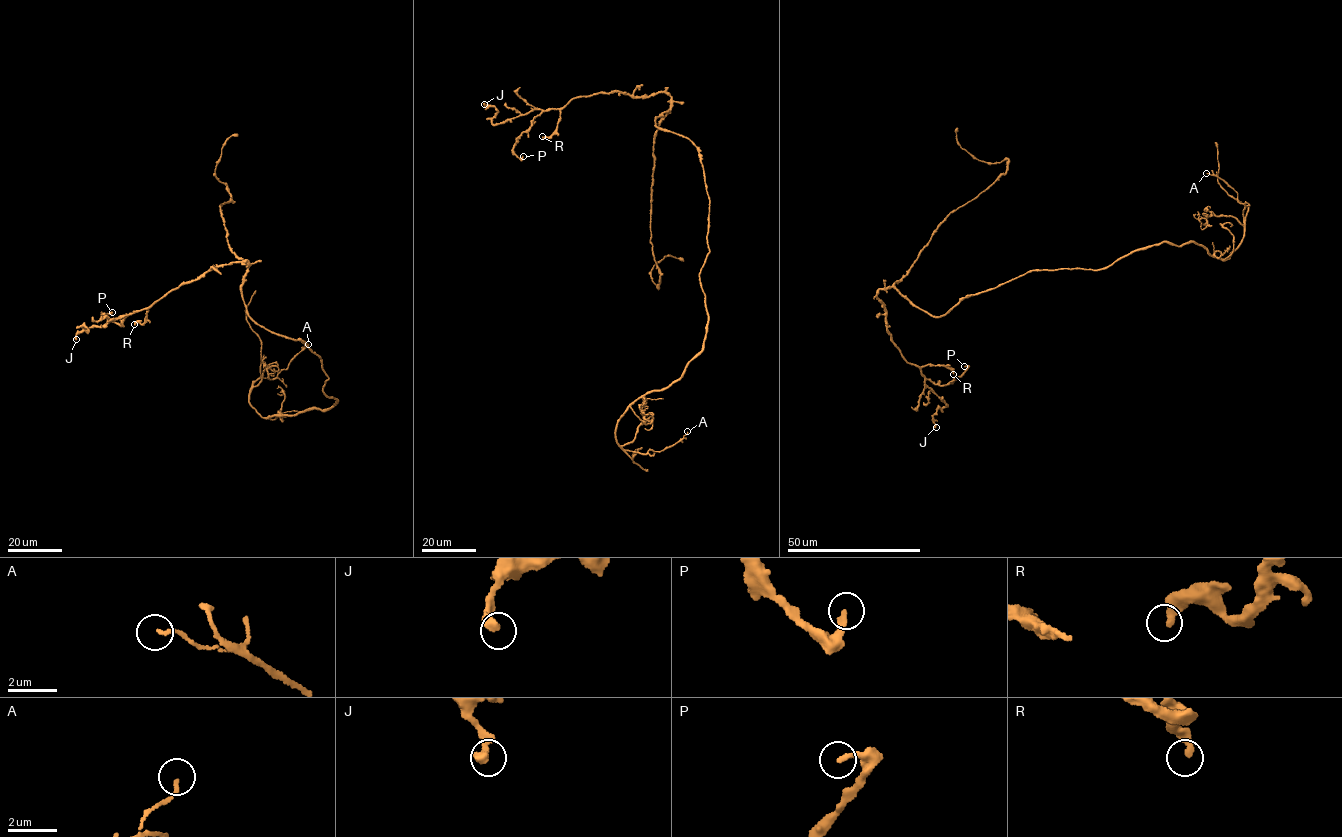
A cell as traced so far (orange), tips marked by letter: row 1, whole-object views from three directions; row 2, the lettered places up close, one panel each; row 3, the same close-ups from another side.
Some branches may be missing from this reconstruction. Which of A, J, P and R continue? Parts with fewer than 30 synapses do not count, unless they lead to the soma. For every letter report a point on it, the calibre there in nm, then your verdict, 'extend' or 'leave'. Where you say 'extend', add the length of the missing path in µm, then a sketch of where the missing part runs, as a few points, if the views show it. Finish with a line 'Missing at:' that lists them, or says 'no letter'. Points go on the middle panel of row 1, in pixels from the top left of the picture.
A: place (687, 431); calibre 140 nm; leave
J: place (484, 104); calibre 420 nm; leave
P: place (523, 156); calibre 240 nm; leave
R: place (542, 136); calibre 320 nm; leave
Missing at: no letter

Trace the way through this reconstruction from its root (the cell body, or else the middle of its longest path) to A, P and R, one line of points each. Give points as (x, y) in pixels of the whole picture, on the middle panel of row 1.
A: (706, 188), (704, 345), (679, 378), (630, 403), (615, 432), (620, 447), (642, 454), (687, 431)
P: (706, 188), (699, 149), (656, 126), (670, 109), (663, 92), (600, 92), (543, 110), (513, 149), (523, 156)
R: (706, 188), (699, 149), (656, 126), (670, 109), (663, 92), (573, 98), (555, 133), (542, 136)

